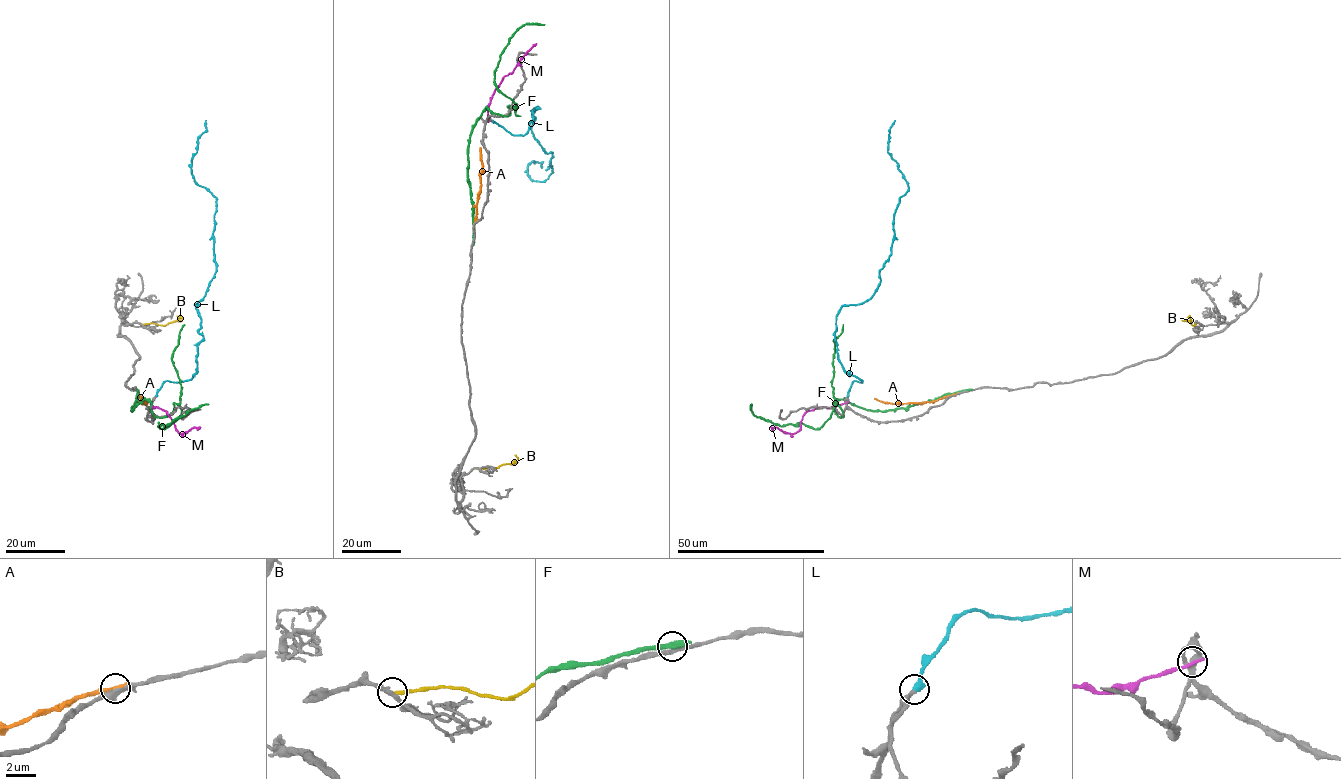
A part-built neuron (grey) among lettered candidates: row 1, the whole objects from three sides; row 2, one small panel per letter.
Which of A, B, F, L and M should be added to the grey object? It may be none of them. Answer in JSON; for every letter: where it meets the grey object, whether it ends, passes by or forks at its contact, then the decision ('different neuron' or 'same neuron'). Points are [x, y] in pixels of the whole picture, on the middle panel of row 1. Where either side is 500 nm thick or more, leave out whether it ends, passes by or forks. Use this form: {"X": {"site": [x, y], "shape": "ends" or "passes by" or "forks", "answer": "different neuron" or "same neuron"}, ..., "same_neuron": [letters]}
{"A": {"site": [474, 228], "shape": "ends", "answer": "different neuron"}, "B": {"site": [477, 468], "shape": "ends", "answer": "different neuron"}, "F": {"site": [473, 241], "shape": "ends", "answer": "different neuron"}, "L": {"site": [491, 120], "shape": "ends", "answer": "same neuron"}, "M": {"site": [488, 119], "shape": "ends", "answer": "different neuron"}, "same_neuron": ["L"]}

